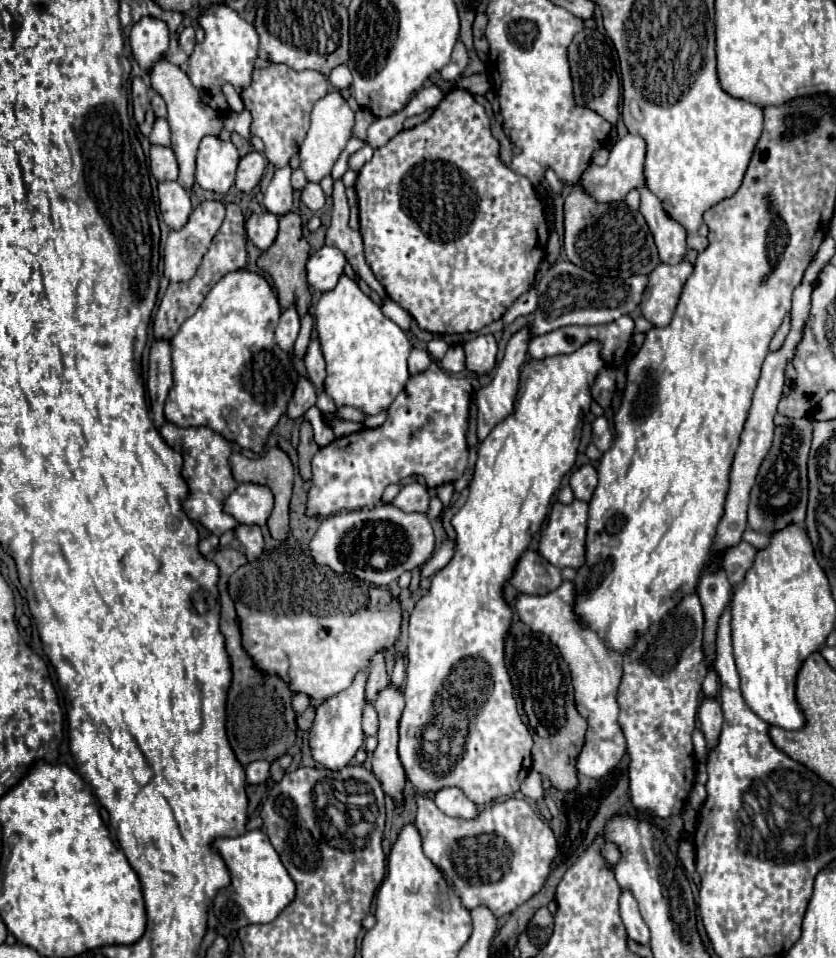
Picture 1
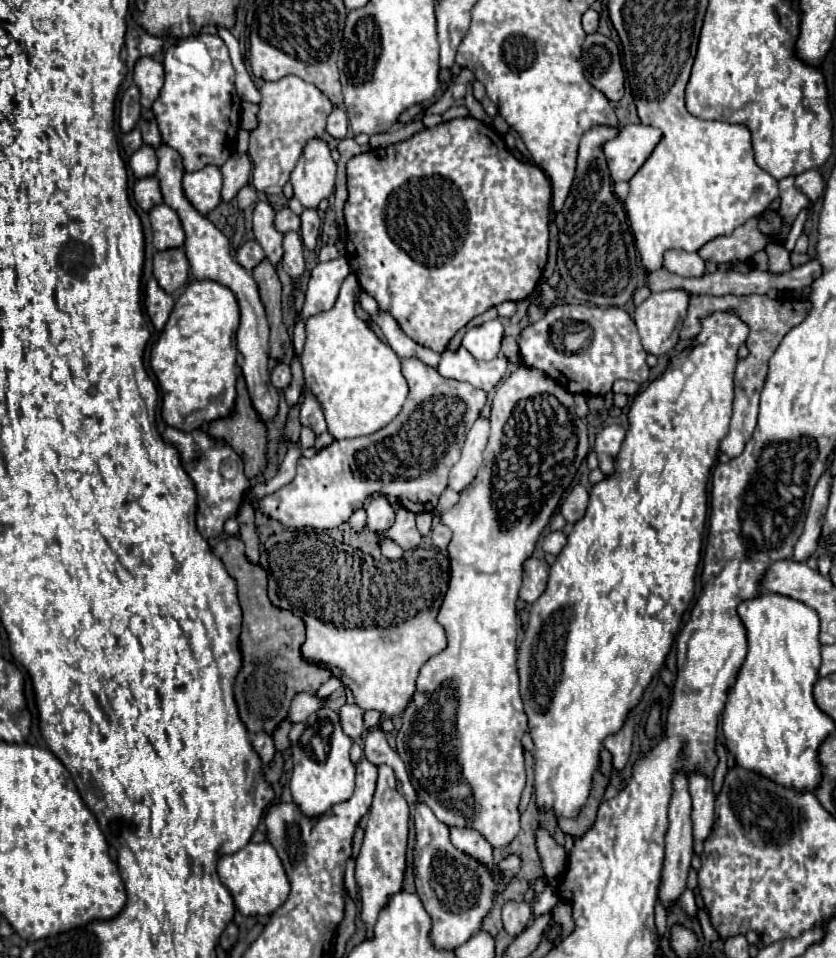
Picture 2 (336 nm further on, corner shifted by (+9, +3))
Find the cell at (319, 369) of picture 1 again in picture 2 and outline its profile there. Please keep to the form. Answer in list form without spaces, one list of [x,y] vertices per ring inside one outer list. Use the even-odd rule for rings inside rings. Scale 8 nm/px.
[[[306,393],[306,397],[304,397],[302,409],[300,409],[300,423],[304,427],[310,427],[316,435],[322,435],[326,431],[326,421],[324,421],[322,407],[312,393]]]

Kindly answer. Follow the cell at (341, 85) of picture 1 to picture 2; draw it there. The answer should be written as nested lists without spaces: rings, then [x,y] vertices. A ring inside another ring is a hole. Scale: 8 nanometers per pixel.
[[[342,107],[332,109],[332,113],[328,115],[326,131],[334,139],[344,139],[346,137],[346,133],[348,133],[348,115],[346,115],[346,111]]]

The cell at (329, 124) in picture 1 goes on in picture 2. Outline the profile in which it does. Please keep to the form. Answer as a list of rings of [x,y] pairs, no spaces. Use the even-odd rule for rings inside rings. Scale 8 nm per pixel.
[[[314,139],[306,145],[290,183],[294,185],[294,197],[306,209],[318,209],[322,199],[334,193],[336,163],[330,157],[330,149],[322,139]]]

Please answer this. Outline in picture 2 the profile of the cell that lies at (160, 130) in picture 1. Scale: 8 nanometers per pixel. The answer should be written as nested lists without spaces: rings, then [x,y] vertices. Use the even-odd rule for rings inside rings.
[[[142,145],[128,161],[136,179],[152,177],[156,173],[156,151],[148,145]]]

